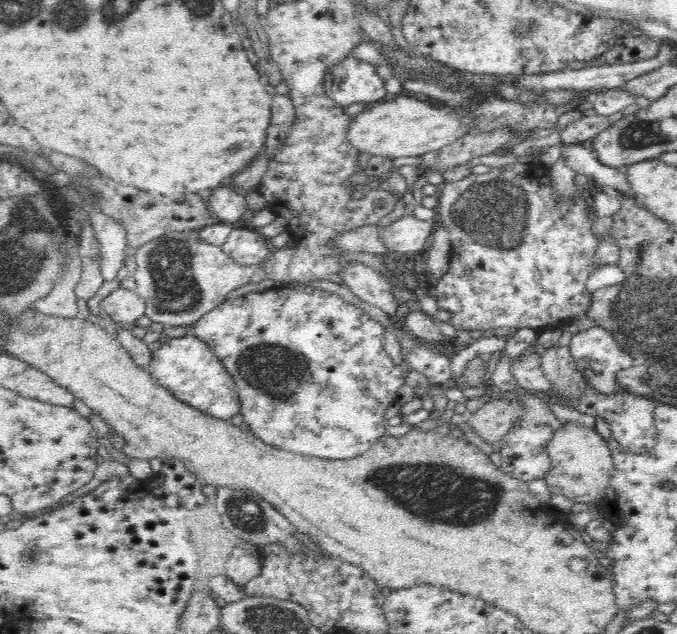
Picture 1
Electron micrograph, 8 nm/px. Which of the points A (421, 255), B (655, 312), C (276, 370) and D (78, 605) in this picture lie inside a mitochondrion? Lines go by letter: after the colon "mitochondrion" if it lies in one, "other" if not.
A: other
B: mitochondrion
C: mitochondrion
D: other

